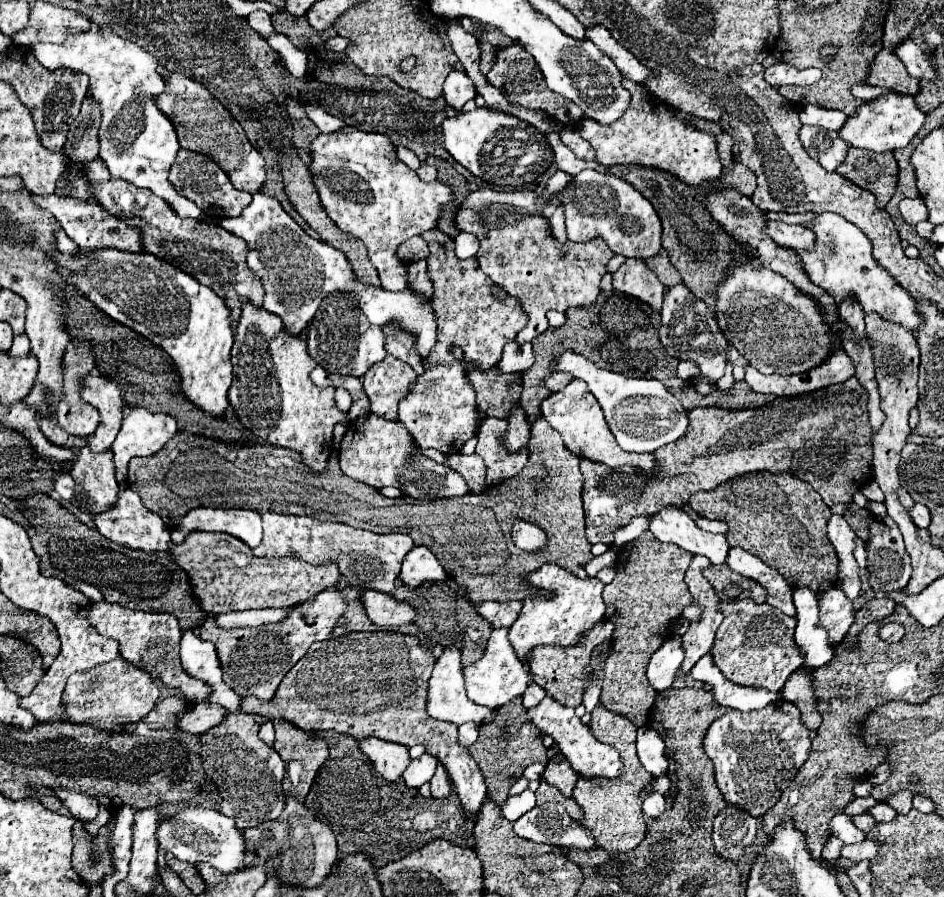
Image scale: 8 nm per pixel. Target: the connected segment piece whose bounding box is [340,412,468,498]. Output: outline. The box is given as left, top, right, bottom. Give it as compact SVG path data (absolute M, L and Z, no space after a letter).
M374 412L370 414L362 414L356 420L352 420L348 424L348 432L342 438L340 444L340 468L346 476L366 482L370 486L382 488L382 486L396 486L400 488L406 496L412 498L450 498L450 496L462 496L468 494L468 486L466 480L452 470L446 464L438 464L426 456L422 456L422 452L418 452L414 438L410 436L410 432L402 426L402 422L394 422L394 420L386 420L382 416L376 416Z

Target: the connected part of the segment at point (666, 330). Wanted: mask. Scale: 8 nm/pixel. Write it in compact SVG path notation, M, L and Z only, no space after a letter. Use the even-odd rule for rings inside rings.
M682 282L676 286L670 286L664 294L664 306L662 306L662 328L660 328L660 340L670 356L676 356L680 360L694 360L700 366L702 376L710 378L712 382L720 380L724 376L726 366L726 338L718 330L718 322L714 314L708 310L708 306L696 298Z

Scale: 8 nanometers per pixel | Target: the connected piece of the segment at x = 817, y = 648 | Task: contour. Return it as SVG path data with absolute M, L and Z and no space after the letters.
M806 588L792 592L796 608L794 642L804 656L804 666L824 666L834 658L834 648L828 642L828 632L818 626L818 602Z

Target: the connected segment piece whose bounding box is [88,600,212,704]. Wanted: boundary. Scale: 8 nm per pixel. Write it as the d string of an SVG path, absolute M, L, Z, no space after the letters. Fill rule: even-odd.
M106 600L94 602L88 614L90 624L104 636L118 640L120 644L120 656L126 658L136 668L142 668L146 674L150 674L156 680L162 680L166 688L178 690L184 698L202 704L210 700L212 688L206 682L200 682L186 674L186 670L180 664L178 650L180 650L180 636L182 630L178 626L178 620L172 614L166 612L144 612L144 610L130 610L120 604L110 604Z

